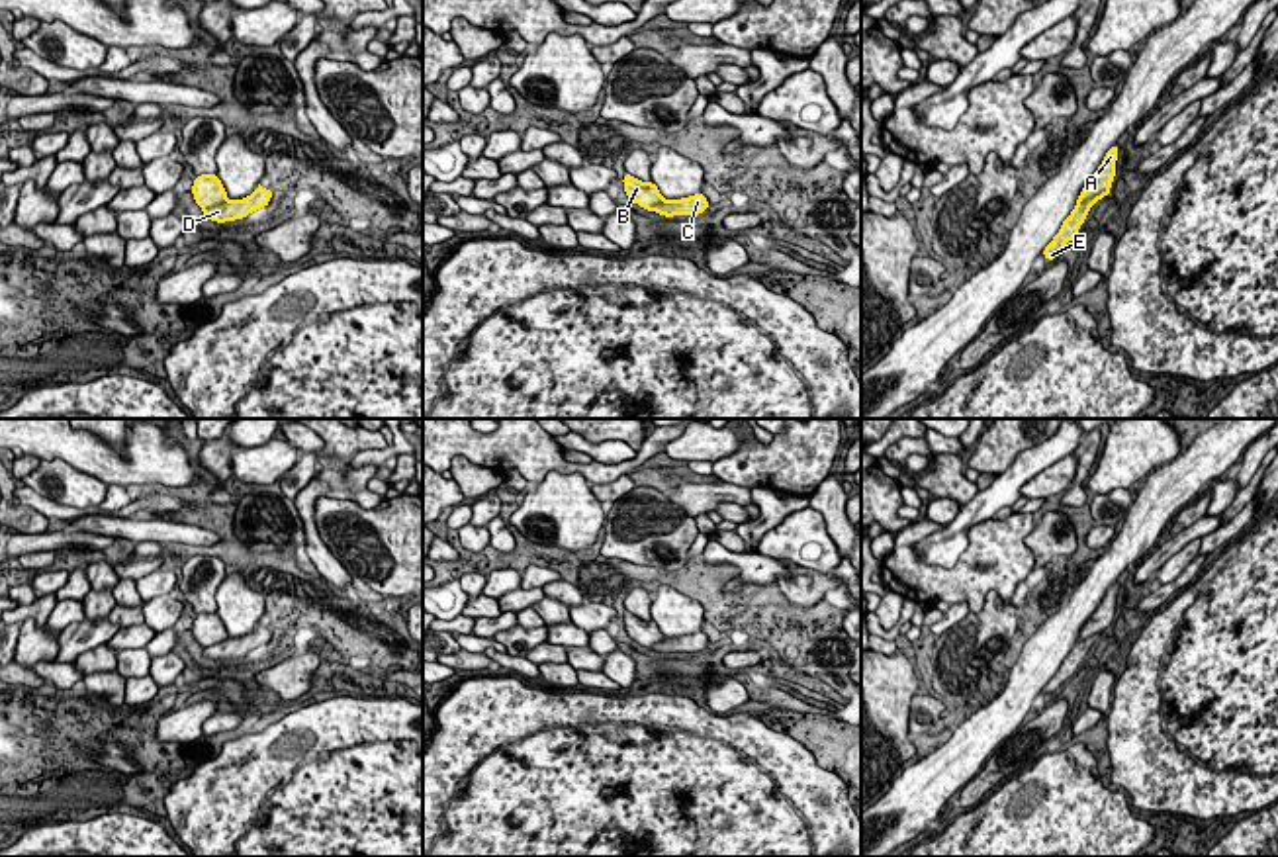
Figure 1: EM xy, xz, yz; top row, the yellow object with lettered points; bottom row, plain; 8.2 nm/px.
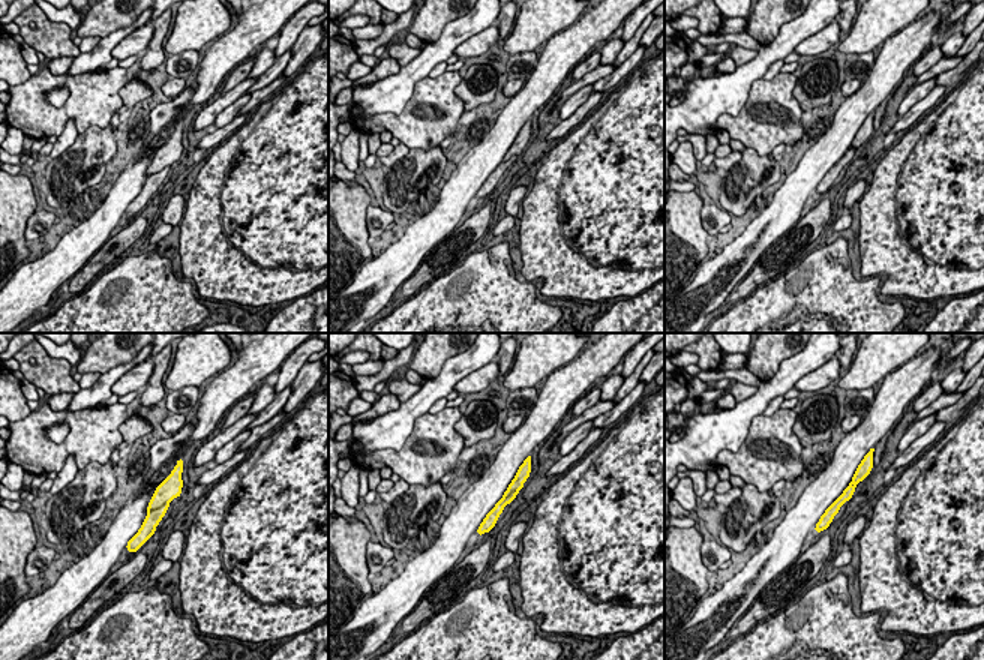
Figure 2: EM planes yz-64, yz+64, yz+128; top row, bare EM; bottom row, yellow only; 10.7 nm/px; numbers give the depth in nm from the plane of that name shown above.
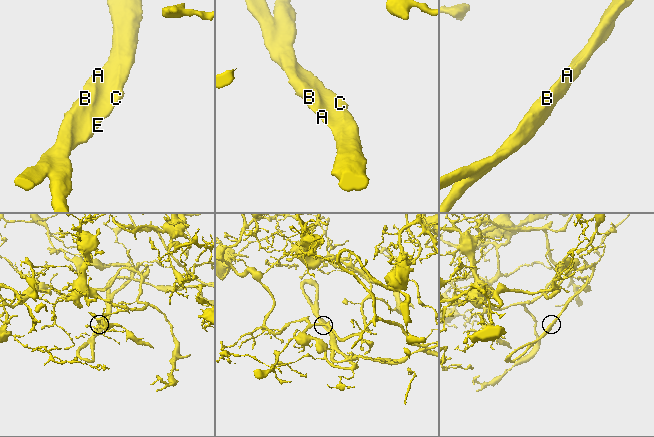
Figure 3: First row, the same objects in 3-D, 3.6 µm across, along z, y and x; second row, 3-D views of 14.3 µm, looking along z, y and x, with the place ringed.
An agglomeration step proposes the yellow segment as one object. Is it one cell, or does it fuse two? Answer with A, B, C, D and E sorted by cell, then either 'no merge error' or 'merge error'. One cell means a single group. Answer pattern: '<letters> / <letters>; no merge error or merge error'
A B C D E; no merge error

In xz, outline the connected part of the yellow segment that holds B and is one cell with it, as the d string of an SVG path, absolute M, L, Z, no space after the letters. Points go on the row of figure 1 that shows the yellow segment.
M624 172L622 178L626 196L648 211L656 211L663 217L673 215L701 215L710 205L703 192L681 198L681 200L665 200L654 182L642 182L632 174Z

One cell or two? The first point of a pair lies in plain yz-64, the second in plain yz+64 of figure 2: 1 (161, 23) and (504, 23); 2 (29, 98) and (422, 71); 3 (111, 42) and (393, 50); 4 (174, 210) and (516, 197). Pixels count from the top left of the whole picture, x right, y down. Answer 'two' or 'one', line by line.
1: one
2: two
3: two
4: one

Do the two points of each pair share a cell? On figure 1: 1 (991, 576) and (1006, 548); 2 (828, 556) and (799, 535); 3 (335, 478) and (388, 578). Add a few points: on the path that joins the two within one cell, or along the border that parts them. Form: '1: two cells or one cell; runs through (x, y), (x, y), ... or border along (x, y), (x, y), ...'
1: one cell; runs through (993, 570), (1001, 554)
2: one cell; runs through (821, 554), (807, 542)
3: two cells; border along (380, 501), (361, 507), (319, 497), (316, 531)

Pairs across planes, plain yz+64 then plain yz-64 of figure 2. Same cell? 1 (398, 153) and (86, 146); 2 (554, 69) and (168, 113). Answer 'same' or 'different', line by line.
1: different
2: different

